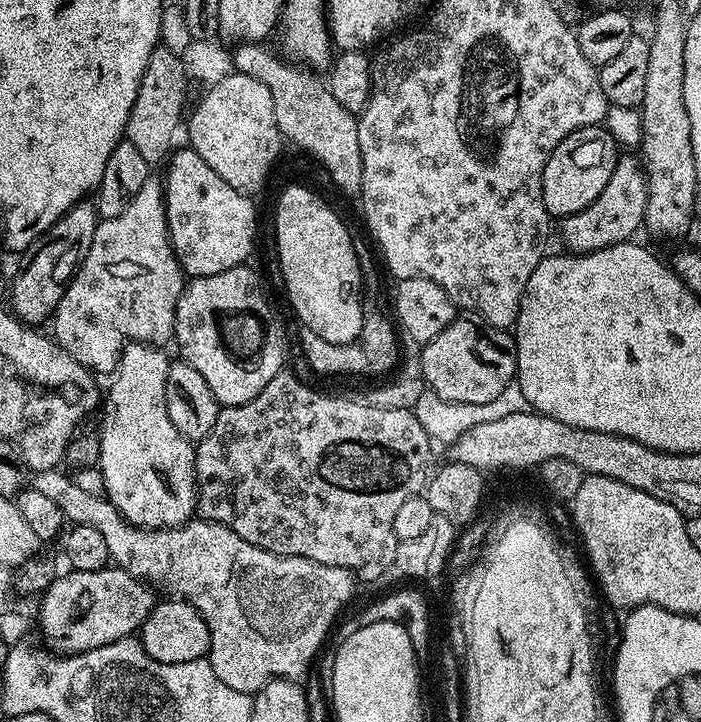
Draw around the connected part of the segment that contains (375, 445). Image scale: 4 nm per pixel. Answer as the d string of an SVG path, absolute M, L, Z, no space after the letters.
M282 370L262 386L262 394L258 394L250 402L238 406L221 407L218 418L210 430L210 434L198 441L196 449L196 512L199 519L213 520L216 524L226 526L238 534L238 538L246 538L254 546L262 550L270 550L283 556L301 556L314 562L322 562L326 566L346 568L361 581L376 580L384 576L395 565L396 545L394 534L394 517L398 509L404 505L406 498L414 498L425 491L426 481L430 475L428 468L428 444L430 437L418 422L415 411L406 408L375 408L356 400L343 400L340 396L327 396L324 392L315 392L308 384L303 384L294 373Z

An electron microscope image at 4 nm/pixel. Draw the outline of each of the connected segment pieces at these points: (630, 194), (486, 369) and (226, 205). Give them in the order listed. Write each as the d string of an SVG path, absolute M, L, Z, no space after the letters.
M624 155L617 159L614 174L610 182L606 182L606 190L602 190L586 210L578 210L578 214L570 214L559 221L560 236L569 253L593 252L615 244L627 244L636 231L641 231L648 205L648 177L644 175L639 155Z
M457 315L456 319L419 349L423 383L438 398L455 404L494 402L516 378L516 341L511 331L495 328L480 316Z
M190 146L177 147L167 157L168 177L163 177L168 237L180 267L189 277L222 274L241 267L256 244L256 208L251 195L222 182Z

